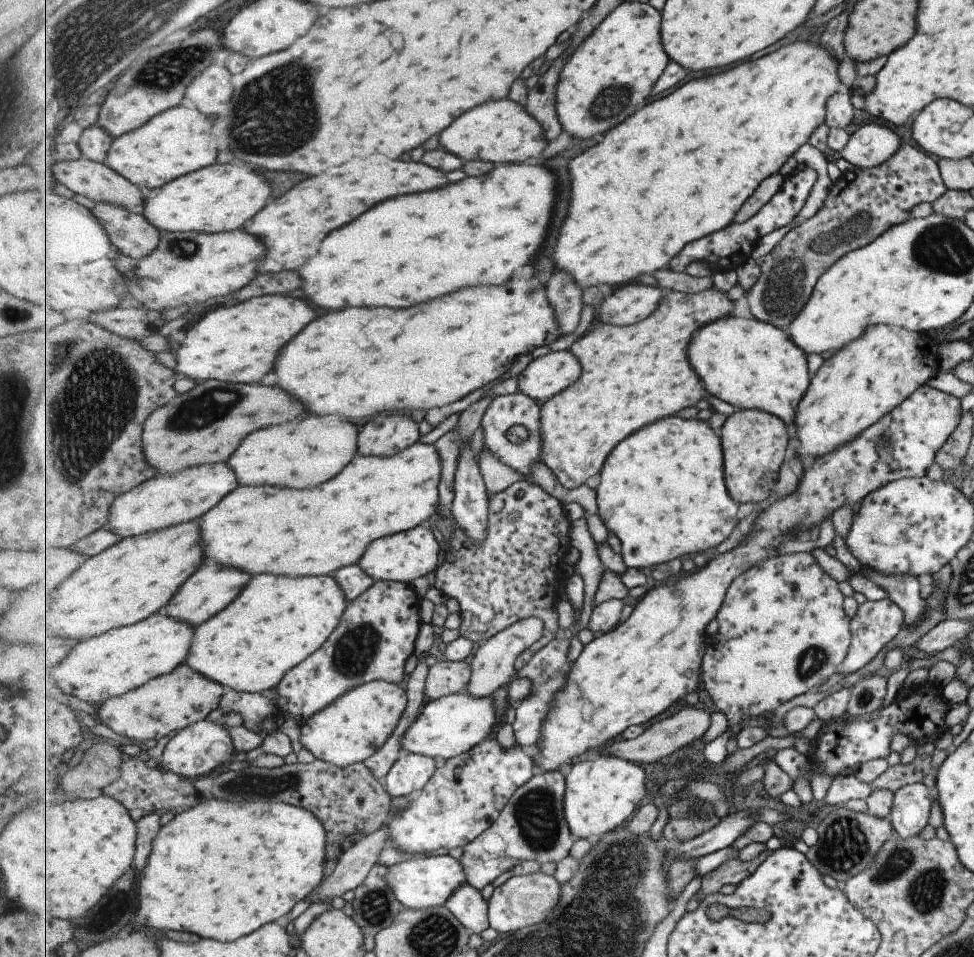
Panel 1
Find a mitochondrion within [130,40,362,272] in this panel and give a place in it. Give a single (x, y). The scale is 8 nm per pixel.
(277, 114)

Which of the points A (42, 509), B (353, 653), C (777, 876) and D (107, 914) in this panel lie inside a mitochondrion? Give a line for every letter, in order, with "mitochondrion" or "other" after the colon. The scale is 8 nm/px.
A: other
B: mitochondrion
C: other
D: other

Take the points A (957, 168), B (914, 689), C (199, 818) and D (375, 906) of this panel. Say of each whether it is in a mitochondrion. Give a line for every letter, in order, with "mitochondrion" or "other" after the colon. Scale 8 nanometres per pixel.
A: other
B: other
C: other
D: mitochondrion

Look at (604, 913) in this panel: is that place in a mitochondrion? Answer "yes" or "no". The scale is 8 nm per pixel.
yes

